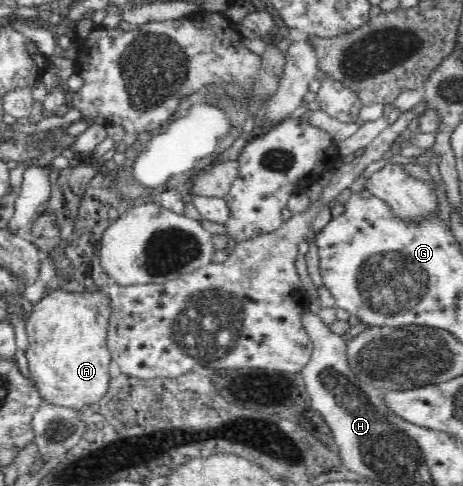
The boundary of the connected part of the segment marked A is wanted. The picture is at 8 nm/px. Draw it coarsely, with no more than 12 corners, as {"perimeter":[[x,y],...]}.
{"perimeter":[[54,288],[25,321],[46,402],[82,411],[111,380],[102,289]]}

